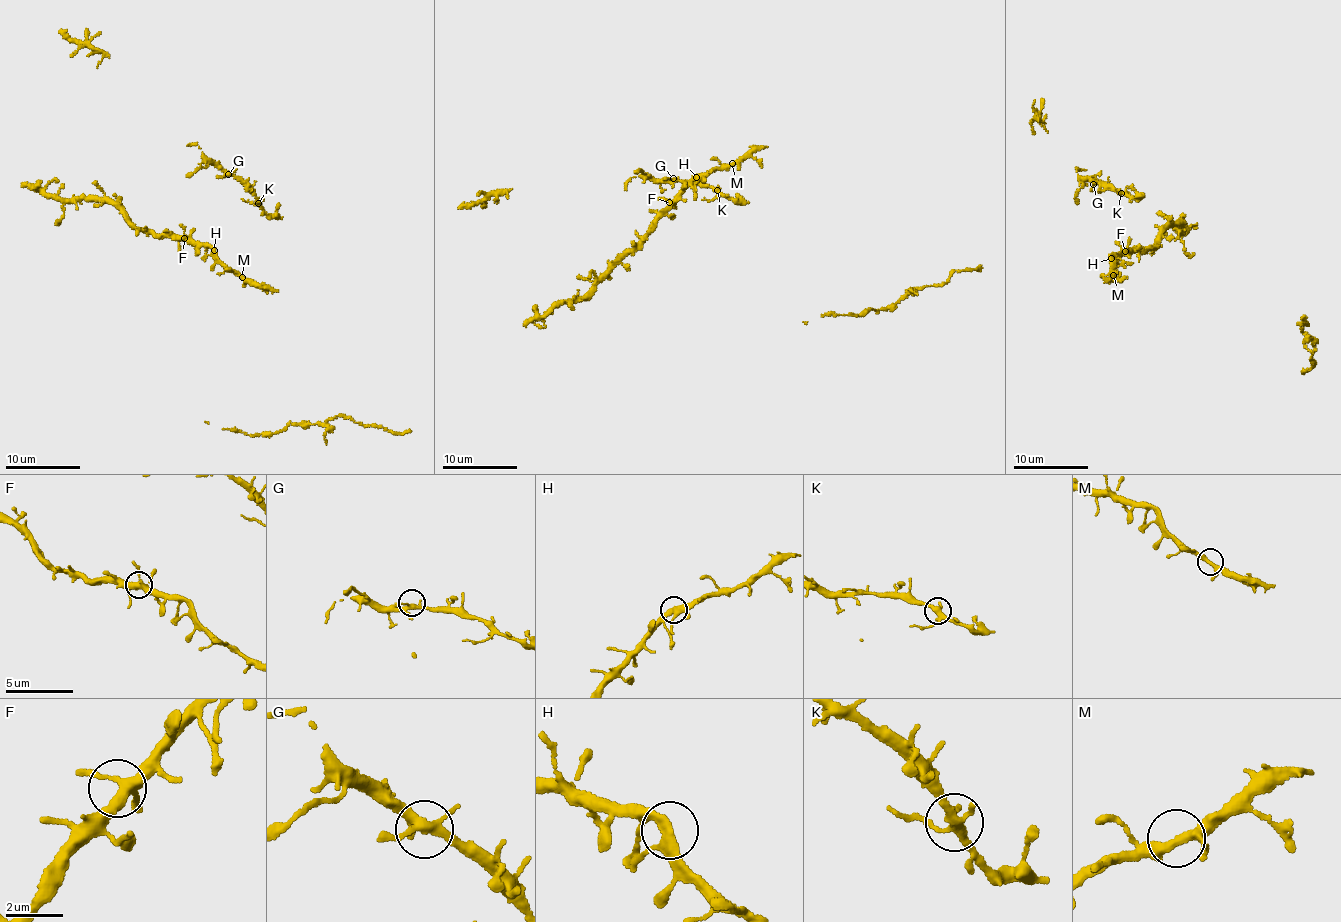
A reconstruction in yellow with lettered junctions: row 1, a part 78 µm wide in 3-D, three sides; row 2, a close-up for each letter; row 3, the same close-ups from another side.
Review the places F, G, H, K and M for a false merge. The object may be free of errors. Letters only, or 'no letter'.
no letter

